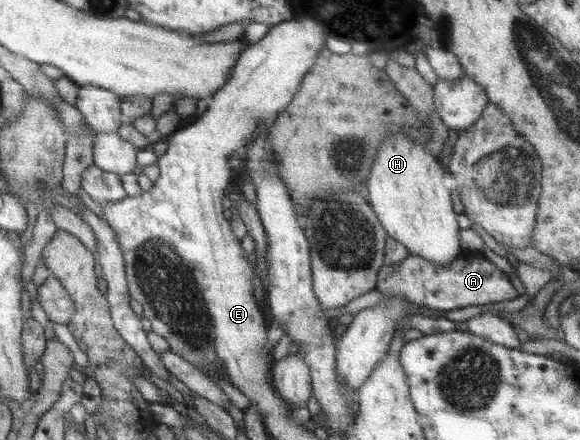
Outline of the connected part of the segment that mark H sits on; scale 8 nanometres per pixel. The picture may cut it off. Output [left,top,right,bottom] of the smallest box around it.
[369,134,463,265]

